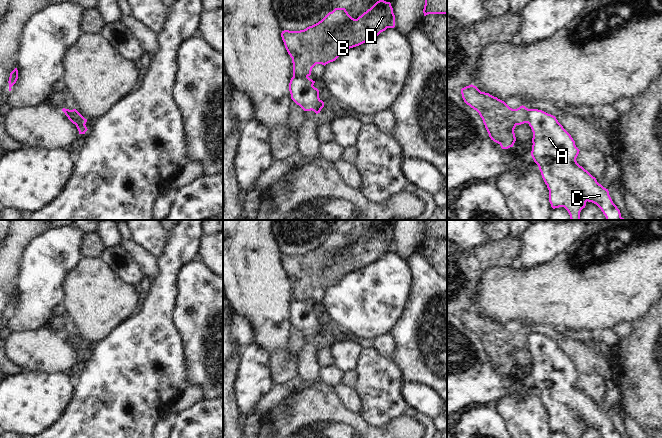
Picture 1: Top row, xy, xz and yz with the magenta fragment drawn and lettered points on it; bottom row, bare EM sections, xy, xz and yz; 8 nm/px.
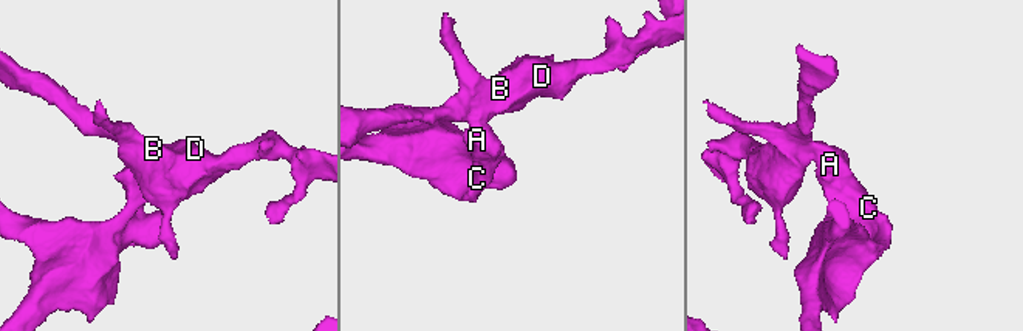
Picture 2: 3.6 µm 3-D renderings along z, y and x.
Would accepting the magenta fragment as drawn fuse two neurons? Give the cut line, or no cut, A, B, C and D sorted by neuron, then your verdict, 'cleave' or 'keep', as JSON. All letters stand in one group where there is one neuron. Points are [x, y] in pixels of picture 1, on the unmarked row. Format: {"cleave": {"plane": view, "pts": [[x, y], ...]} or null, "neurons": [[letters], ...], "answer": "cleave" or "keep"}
{"cleave": {"plane": "xy", "pts": [[75, 333], [75, 340], [68, 341]]}, "neurons": [["A", "C"], ["B", "D"]], "answer": "cleave"}

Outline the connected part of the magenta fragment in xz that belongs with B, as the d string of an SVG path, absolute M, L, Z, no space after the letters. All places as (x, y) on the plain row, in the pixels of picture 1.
M380 223L357 243L352 242L345 232L335 232L318 247L300 255L284 254L281 261L292 282L293 301L303 301L310 300L316 288L325 290L335 285L346 274L377 261L387 252L394 251L395 239L391 227Z

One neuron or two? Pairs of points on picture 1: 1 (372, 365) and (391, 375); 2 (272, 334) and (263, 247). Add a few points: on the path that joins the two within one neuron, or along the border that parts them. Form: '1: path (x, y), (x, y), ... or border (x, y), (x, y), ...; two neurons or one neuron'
1: path (377, 370), (382, 375), (386, 375); one neuron
2: path (268, 312), (263, 295), (263, 269); one neuron

